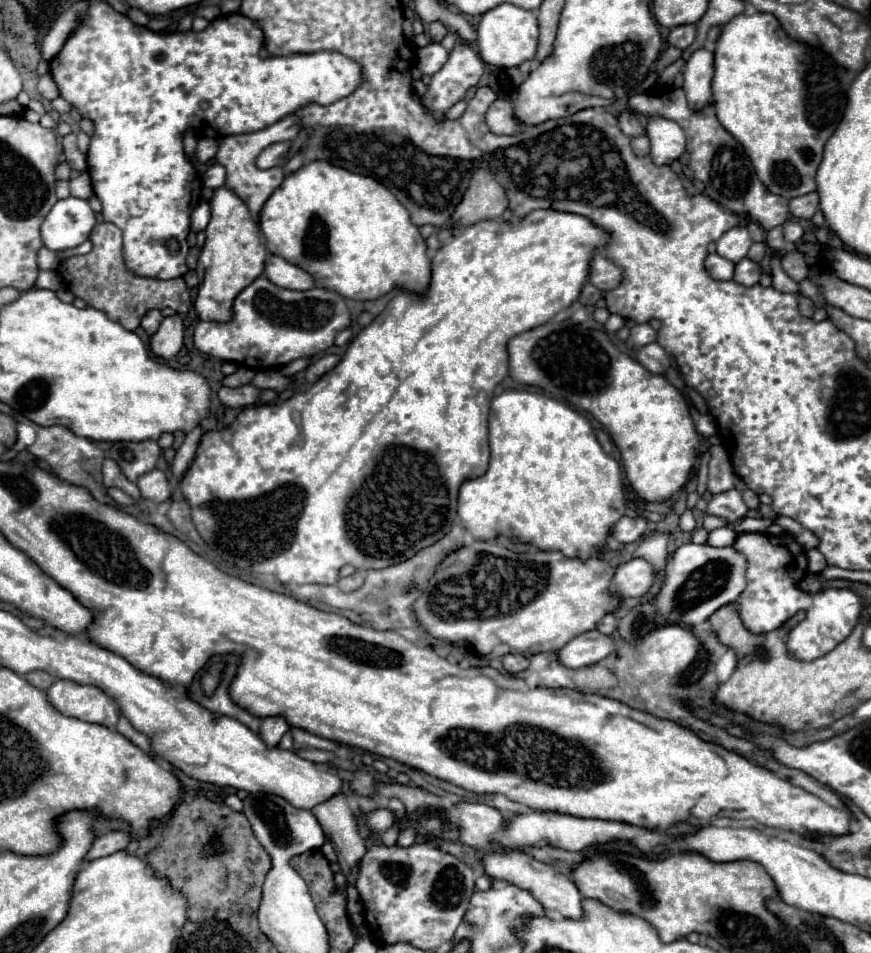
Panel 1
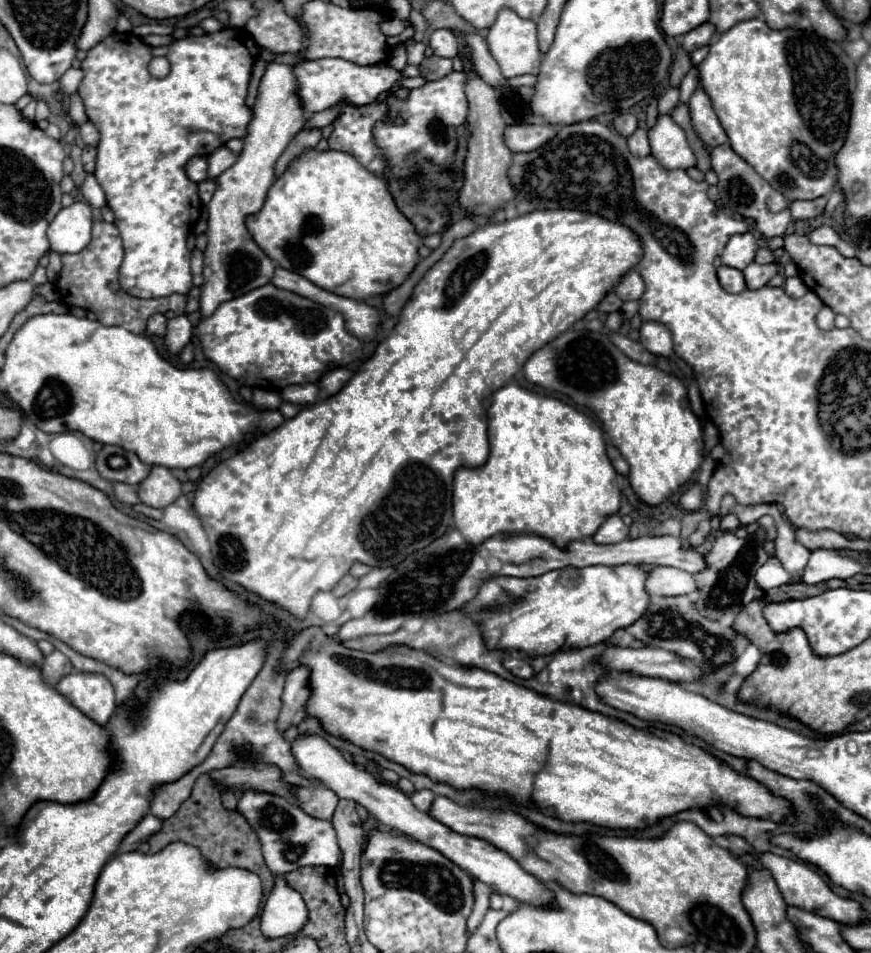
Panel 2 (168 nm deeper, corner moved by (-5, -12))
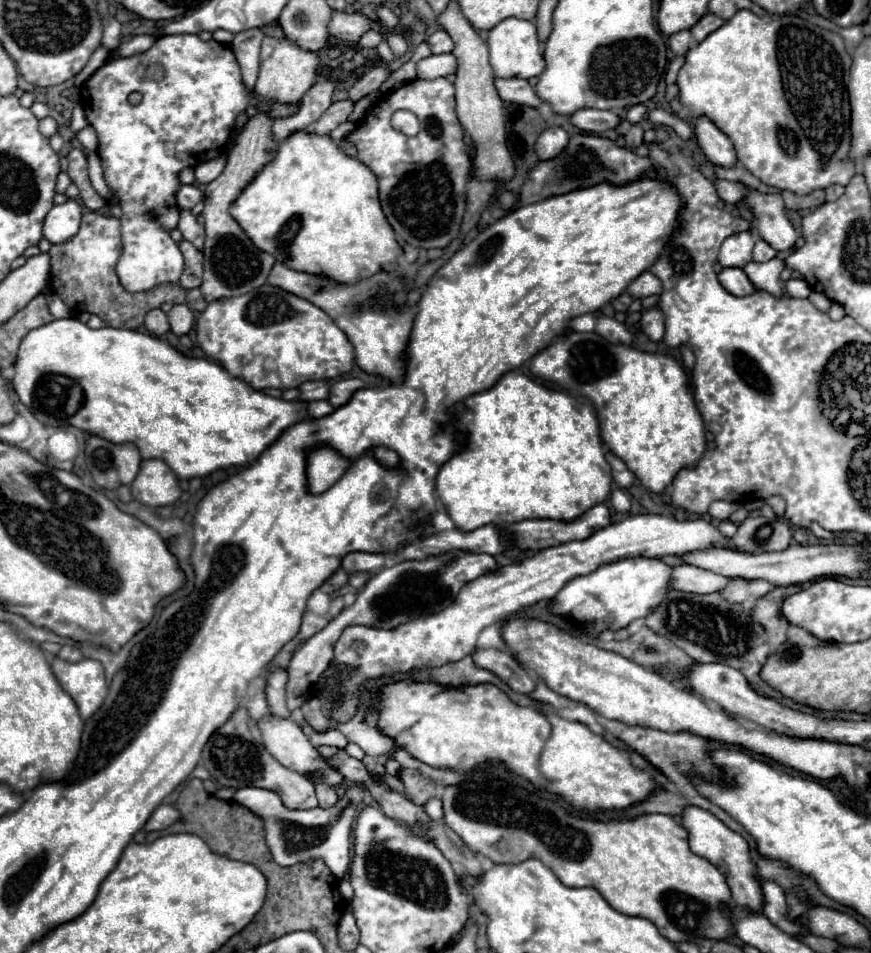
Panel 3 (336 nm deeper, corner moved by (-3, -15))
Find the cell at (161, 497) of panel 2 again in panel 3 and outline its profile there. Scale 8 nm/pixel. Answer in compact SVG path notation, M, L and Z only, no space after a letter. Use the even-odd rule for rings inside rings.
M143 460L137 478L131 484L131 494L141 504L151 508L171 506L179 500L181 488L177 476L163 460Z

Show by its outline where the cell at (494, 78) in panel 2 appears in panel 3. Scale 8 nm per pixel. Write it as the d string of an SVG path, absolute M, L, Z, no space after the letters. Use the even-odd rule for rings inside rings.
M495 78L495 88L501 96L501 100L505 102L513 102L513 104L527 104L527 106L541 106L541 100L537 98L537 94L533 92L533 88L529 86L527 80L521 78Z

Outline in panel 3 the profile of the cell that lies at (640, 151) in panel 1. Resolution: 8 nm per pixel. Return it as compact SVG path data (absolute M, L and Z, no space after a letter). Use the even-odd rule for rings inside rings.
M639 124L629 128L629 132L625 134L625 144L627 144L627 148L637 148L643 144L643 128Z

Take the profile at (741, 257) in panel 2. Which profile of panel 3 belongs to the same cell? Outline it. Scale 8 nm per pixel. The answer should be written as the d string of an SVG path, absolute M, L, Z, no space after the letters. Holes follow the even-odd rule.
M739 232L729 236L719 250L719 264L721 266L733 266L733 268L743 268L747 262L751 262L753 254L753 236L751 232Z

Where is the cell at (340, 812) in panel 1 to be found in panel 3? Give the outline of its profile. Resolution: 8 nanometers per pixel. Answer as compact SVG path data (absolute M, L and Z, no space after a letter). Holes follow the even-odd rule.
M241 706L207 742L201 764L211 772L211 776L227 788L245 788L245 786L257 786L273 790L281 796L287 808L293 810L311 810L317 808L317 794L313 792L313 782L285 766L281 766L261 744L261 736L251 728L249 716L245 712L245 706Z

